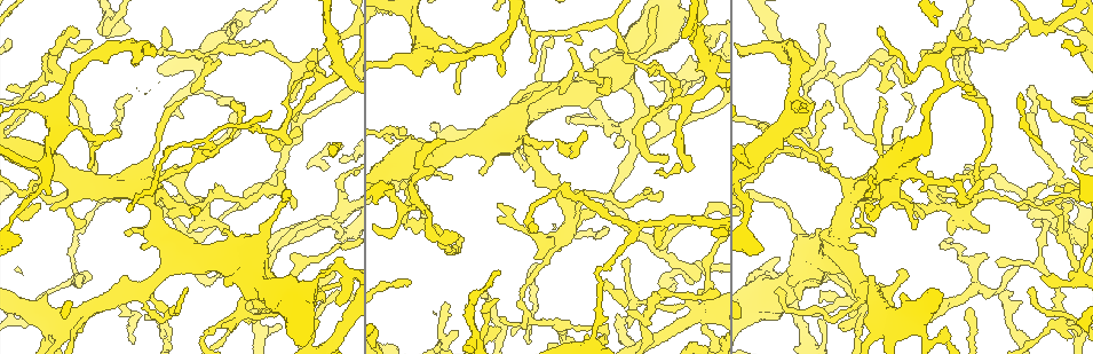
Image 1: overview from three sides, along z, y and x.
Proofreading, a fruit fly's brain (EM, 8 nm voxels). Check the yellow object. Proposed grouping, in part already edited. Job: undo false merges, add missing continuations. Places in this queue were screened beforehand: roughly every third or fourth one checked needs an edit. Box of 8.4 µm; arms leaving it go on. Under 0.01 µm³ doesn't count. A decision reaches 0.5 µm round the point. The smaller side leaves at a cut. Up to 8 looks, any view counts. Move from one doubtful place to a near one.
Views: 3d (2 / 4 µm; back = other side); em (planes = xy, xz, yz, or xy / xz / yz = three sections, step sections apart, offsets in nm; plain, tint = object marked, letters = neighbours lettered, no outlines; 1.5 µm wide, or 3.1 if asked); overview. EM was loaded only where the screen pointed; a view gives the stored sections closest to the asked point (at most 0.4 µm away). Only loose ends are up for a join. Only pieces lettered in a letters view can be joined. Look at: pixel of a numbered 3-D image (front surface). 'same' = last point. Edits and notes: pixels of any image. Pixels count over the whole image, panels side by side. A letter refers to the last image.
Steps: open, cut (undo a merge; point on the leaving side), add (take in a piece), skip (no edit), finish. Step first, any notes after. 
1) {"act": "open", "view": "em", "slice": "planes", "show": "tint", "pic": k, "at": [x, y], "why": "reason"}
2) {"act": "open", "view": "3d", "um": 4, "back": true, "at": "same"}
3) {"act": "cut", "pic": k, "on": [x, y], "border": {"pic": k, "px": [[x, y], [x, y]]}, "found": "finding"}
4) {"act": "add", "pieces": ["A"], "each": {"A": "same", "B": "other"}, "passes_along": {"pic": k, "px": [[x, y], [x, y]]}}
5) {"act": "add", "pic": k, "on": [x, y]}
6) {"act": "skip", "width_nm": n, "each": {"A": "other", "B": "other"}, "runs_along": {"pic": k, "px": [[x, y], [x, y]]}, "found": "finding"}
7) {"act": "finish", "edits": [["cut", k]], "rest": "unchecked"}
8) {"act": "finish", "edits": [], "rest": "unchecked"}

{"act": "open", "view": "em", "slice": "planes", "show": "letters", "pic": 1, "at": [231, 102], "why": "branch stops here"}

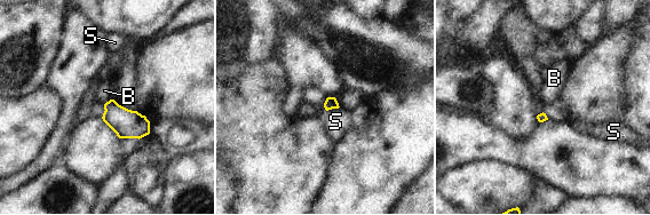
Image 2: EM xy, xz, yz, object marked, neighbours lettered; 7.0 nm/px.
{"act": "skip", "longest_contact_nm": ["S", 100], "each": {"B": "other", "S": "other"}, "border": {"pic": 2, "px": [[111, 98], [104, 104]]}, "found": "none of them fits"}

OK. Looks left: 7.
{"act": "open", "view": "em", "slice": "planes", "show": "letters", "pic": 1, "at": [696, 281], "why": "an open end"}

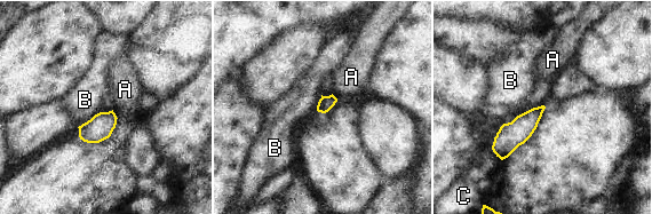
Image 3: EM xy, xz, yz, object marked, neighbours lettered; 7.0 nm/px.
{"act": "skip", "width_nm": 100, "each": {"A": "other", "B": "other", "C": "other"}, "found": "none of them fits"}

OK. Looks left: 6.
{"act": "open", "view": "em", "slice": "xz", "step": 4, "show": "letters", "pic": 1, "at": [92, 277], "why": "an open end"}

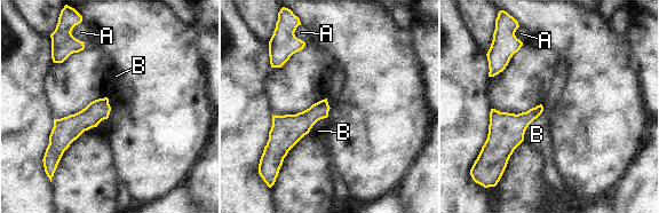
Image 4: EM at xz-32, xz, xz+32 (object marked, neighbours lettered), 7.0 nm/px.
{"act": "skip", "each": {"A": "other", "B": "other"}, "border": {"pic": 4, "px": [[541, 103], [542, 111], [523, 139]]}, "found": "none of them fits"}

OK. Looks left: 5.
{"act": "finish", "edits": [], "rest": "unchecked"}

